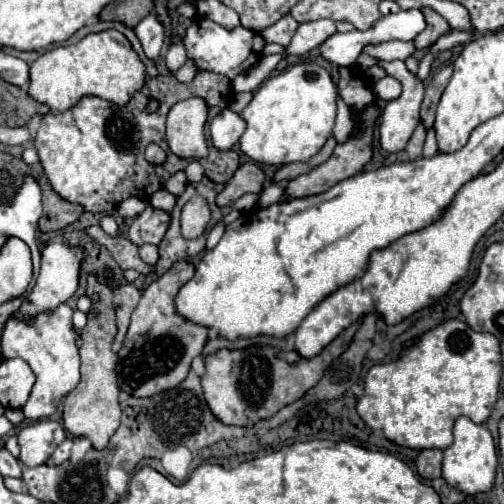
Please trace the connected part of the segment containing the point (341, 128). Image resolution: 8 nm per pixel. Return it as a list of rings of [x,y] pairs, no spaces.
[[[338,99],[338,115],[336,115],[336,125],[334,125],[336,141],[344,143],[348,139],[352,127],[354,127],[354,123],[350,119],[350,109],[348,109],[348,105],[342,99]]]

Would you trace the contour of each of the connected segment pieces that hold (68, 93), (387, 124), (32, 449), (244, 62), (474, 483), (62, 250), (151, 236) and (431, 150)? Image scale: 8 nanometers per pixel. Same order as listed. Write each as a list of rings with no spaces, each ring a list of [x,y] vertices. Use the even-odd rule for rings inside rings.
[[[116,29],[86,35],[76,45],[60,45],[40,55],[30,65],[30,97],[48,105],[52,111],[66,111],[84,95],[96,95],[116,105],[126,105],[144,87],[146,67],[132,49],[126,35]]]
[[[380,61],[388,75],[402,83],[402,95],[388,101],[380,115],[380,145],[388,153],[402,151],[420,121],[420,103],[424,97],[424,83],[406,69],[404,61]]]
[[[52,419],[30,421],[18,433],[20,461],[28,467],[44,465],[64,439],[66,439],[66,431],[58,421]]]
[[[194,19],[192,25],[186,31],[184,37],[184,45],[188,51],[188,57],[194,59],[196,67],[202,71],[214,71],[220,75],[226,75],[228,79],[234,79],[236,75],[244,73],[248,67],[252,67],[254,63],[258,63],[258,59],[262,57],[262,51],[266,47],[264,37],[256,31],[248,31],[246,27],[238,25],[232,31],[228,31],[226,27],[210,21],[210,19]]]
[[[458,417],[454,423],[454,441],[450,447],[444,449],[444,463],[442,463],[442,477],[460,491],[474,495],[488,491],[494,485],[498,467],[498,455],[496,445],[492,439],[492,433],[486,425],[476,425],[468,417]]]
[[[48,243],[42,251],[42,269],[36,279],[36,285],[30,295],[26,295],[20,311],[16,317],[28,317],[28,315],[38,315],[42,311],[52,311],[60,303],[68,301],[74,291],[78,289],[78,273],[80,273],[80,261],[82,261],[82,249],[78,247],[66,247],[62,243]]]
[[[146,207],[128,225],[128,239],[138,247],[144,245],[144,243],[158,245],[162,241],[164,233],[168,231],[168,223],[170,223],[170,213],[168,211]]]
[[[428,129],[428,137],[424,143],[424,157],[434,157],[438,153],[438,143],[436,143],[436,133],[434,129]]]

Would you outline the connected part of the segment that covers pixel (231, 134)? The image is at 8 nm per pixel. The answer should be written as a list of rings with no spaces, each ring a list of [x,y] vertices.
[[[224,109],[210,123],[210,139],[212,139],[216,149],[226,151],[226,149],[232,149],[238,143],[244,129],[246,129],[244,119],[238,113]]]

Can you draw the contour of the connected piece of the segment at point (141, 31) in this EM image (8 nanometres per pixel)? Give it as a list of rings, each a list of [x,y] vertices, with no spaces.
[[[150,13],[146,15],[136,27],[134,27],[138,39],[142,41],[142,47],[144,47],[144,53],[150,57],[150,59],[156,59],[160,55],[160,49],[162,49],[162,43],[164,43],[164,25],[160,23],[158,15],[156,13]]]

